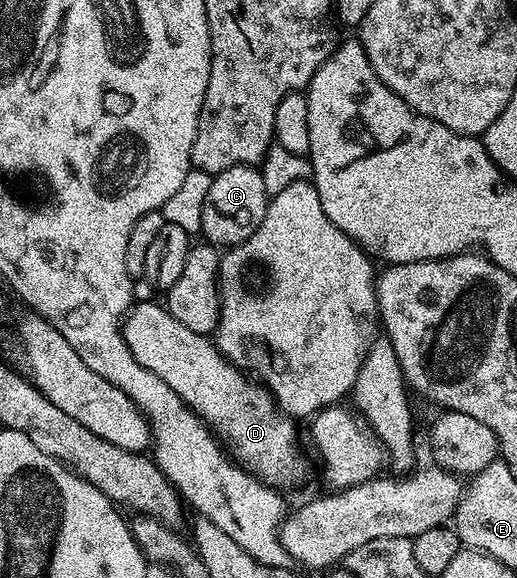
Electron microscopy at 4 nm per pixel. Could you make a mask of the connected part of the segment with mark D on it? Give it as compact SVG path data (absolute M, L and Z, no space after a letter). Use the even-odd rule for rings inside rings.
M155 299L133 303L124 317L122 331L126 346L130 346L130 354L134 354L138 364L146 370L154 370L154 374L158 374L158 378L162 378L162 382L166 382L166 386L170 386L170 390L174 390L174 394L182 398L182 402L219 437L223 447L239 467L277 490L292 488L307 478L308 460L300 453L300 440L296 437L297 421L285 416L276 407L275 399L267 387L249 378L235 364L229 362L208 336L194 334L194 330L178 322L178 318L174 318L167 307L163 303L158 304Z

